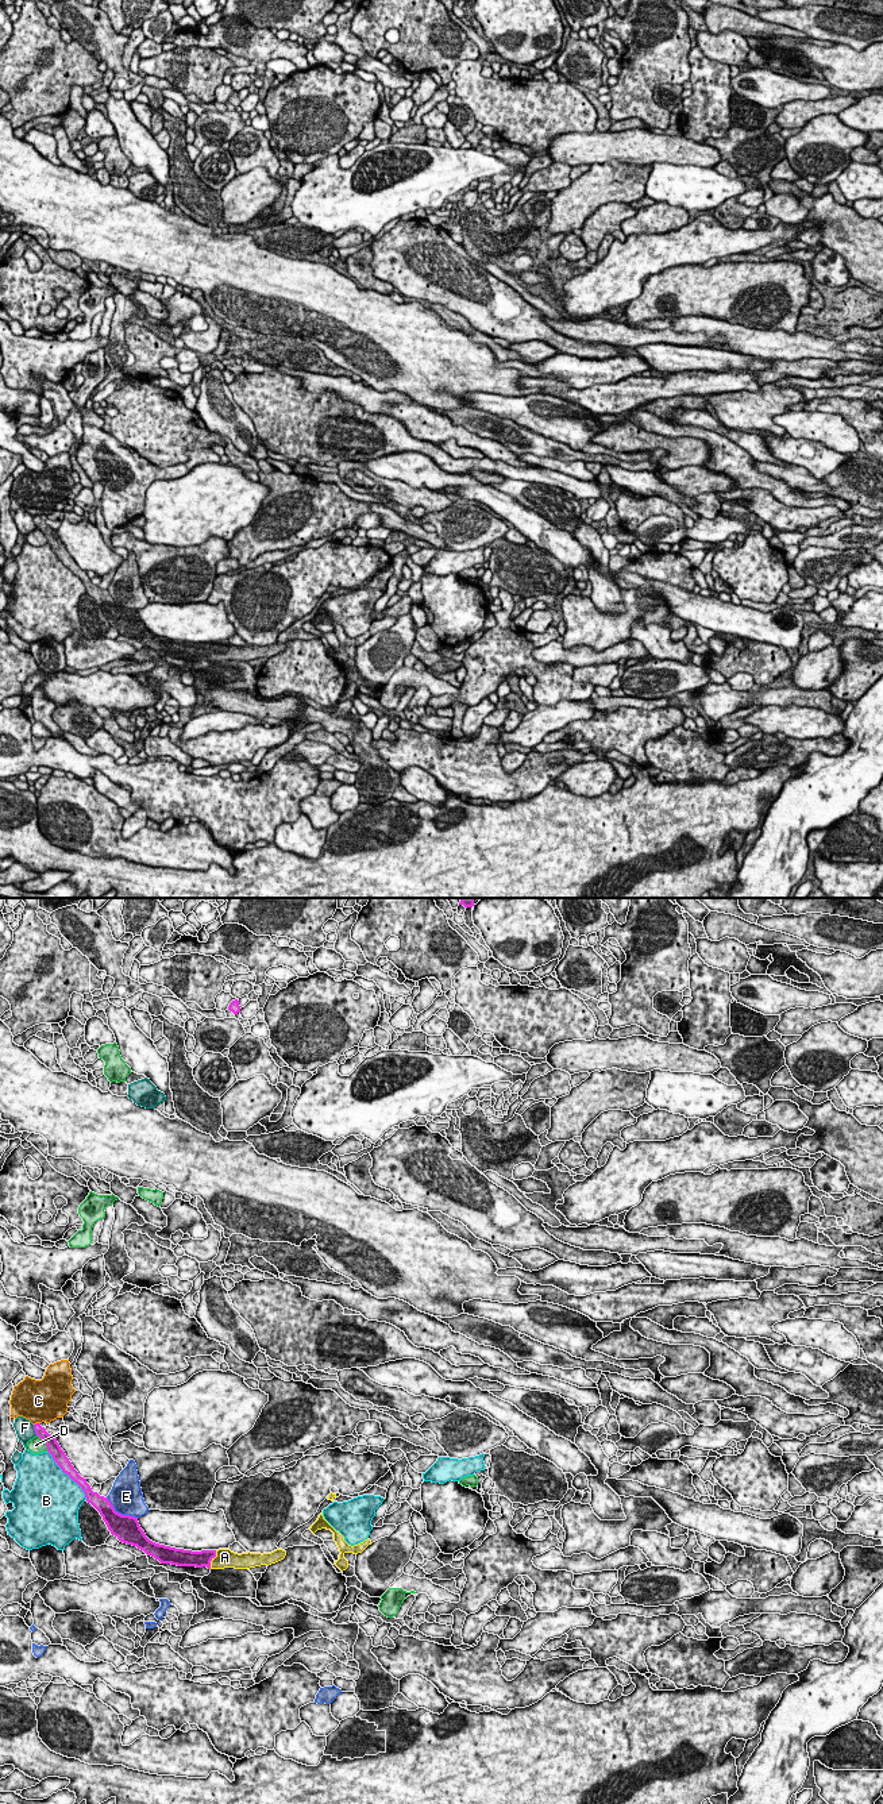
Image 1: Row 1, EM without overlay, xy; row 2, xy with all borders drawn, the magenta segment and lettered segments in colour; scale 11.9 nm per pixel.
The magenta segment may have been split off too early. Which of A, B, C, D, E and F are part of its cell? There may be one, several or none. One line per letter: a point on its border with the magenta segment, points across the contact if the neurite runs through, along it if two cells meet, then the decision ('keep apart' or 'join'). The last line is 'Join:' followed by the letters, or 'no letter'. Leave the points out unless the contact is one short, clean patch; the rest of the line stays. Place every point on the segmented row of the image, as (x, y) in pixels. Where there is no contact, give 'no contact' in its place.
A: meets magenta in xy at (211, 1560); runs through xy (201, 1558), (211, 1560), (224, 1557); join
B: meets magenta in xy at (68, 1475); keep apart
C: meets magenta in xy at (37, 1423); keep apart
D: meets magenta in xy at (43, 1441); keep apart
E: meets magenta in xy at (118, 1513); keep apart
F: meets magenta in xy at (34, 1429); keep apart
Join: A

